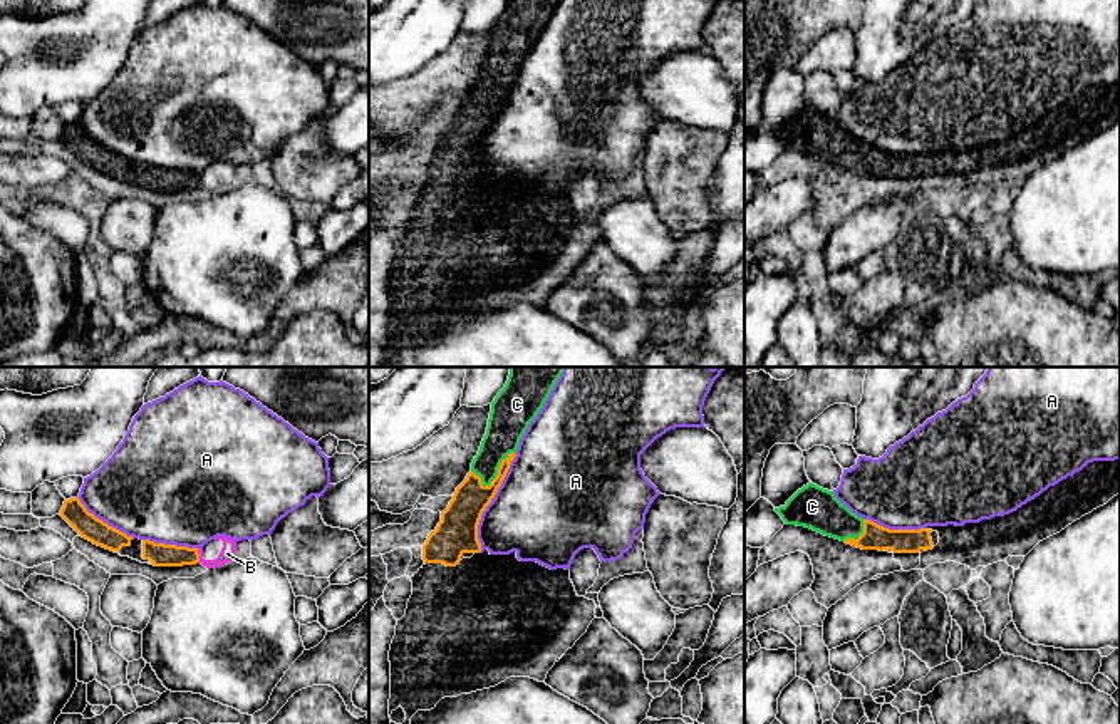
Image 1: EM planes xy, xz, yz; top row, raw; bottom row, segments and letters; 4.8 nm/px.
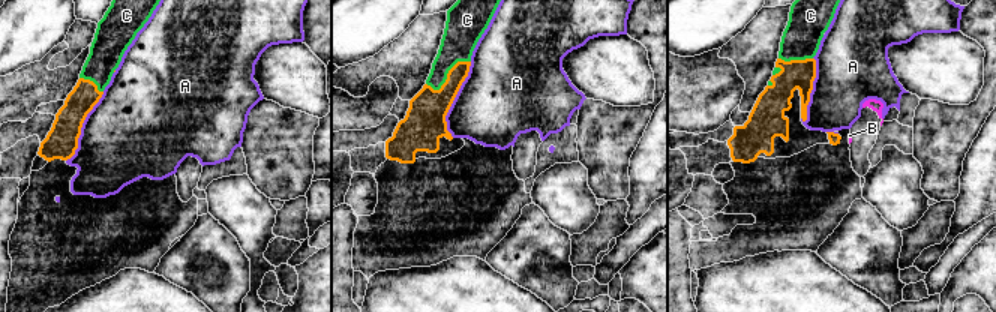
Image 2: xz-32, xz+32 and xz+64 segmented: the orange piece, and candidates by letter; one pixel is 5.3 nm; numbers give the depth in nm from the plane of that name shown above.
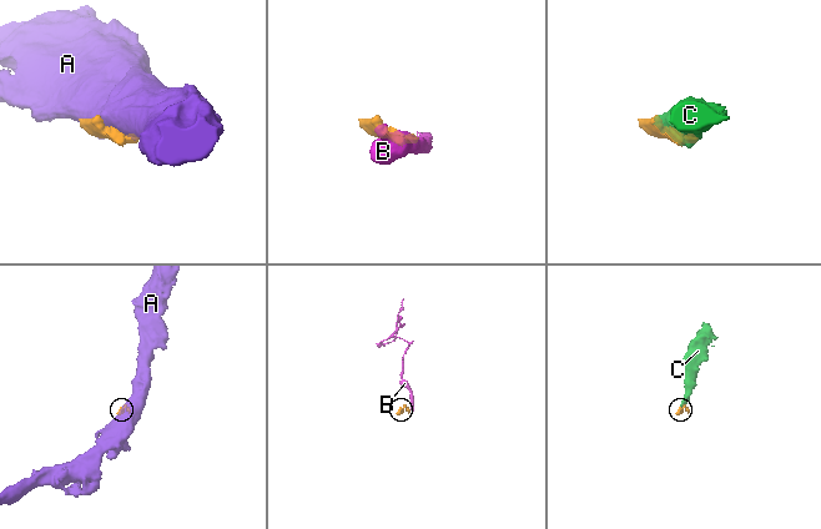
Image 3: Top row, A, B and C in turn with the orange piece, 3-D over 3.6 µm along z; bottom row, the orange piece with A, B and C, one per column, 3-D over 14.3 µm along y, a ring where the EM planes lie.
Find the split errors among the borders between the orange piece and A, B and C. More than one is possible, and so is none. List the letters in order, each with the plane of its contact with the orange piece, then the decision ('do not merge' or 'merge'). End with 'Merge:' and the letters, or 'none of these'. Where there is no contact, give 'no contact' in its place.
A: xz | do not merge
B: xy | do not merge
C: xz | merge
Merge: C

